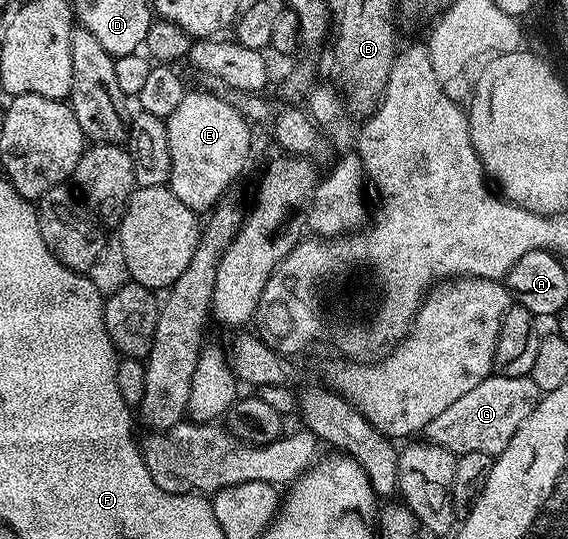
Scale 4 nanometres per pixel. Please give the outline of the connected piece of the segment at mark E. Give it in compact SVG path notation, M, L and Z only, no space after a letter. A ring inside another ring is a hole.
M186 91L175 114L165 121L171 146L171 174L167 187L193 212L205 214L226 195L249 160L251 125L234 103L209 92Z

